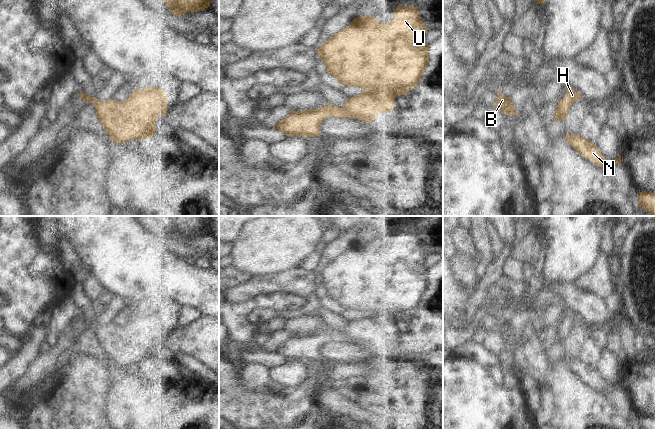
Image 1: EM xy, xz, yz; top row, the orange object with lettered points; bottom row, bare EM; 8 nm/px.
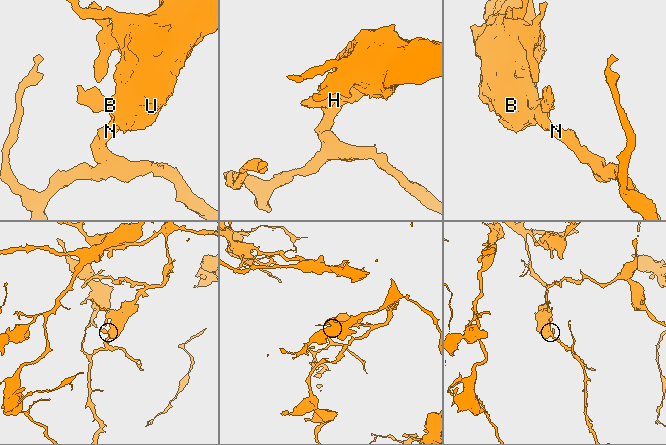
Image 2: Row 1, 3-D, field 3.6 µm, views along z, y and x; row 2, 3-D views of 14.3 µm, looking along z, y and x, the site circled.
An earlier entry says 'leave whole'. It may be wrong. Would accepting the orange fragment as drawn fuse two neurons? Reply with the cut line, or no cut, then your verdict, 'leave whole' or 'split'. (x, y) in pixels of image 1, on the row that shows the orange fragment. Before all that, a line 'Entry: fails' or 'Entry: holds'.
Entry: holds
no cut | leave whole

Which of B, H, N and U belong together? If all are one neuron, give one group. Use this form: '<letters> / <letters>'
B H N U

